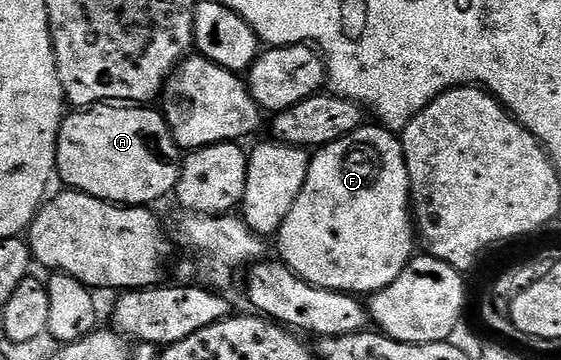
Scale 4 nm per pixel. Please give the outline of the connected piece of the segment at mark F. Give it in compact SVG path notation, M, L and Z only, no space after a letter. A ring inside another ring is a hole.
M373 124L361 125L358 130L351 132L347 136L343 136L343 140L335 140L331 144L320 147L310 157L309 171L307 172L307 180L303 180L303 188L299 192L299 196L295 200L295 204L291 204L291 212L287 212L287 220L283 220L281 229L275 235L277 241L277 250L280 261L284 262L290 270L294 270L296 274L305 282L310 282L313 286L318 286L324 290L340 290L342 294L352 294L354 296L372 296L377 291L387 288L398 276L403 272L403 268L409 263L410 258L414 257L413 238L415 242L415 222L411 217L411 195L409 192L409 173L407 172L407 164L403 156L403 148L401 147L400 137L394 131L380 125Z

